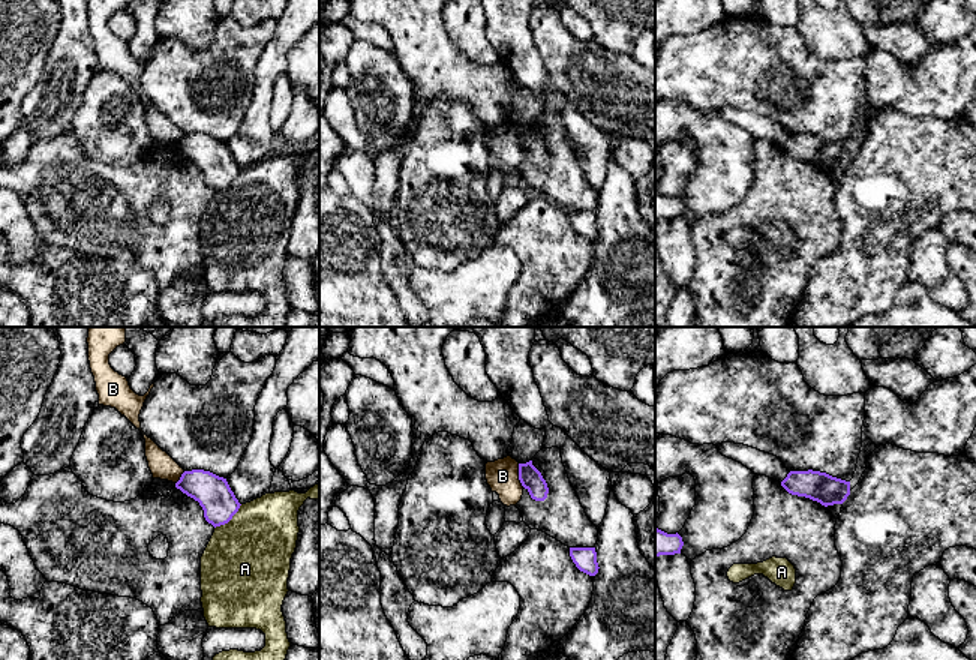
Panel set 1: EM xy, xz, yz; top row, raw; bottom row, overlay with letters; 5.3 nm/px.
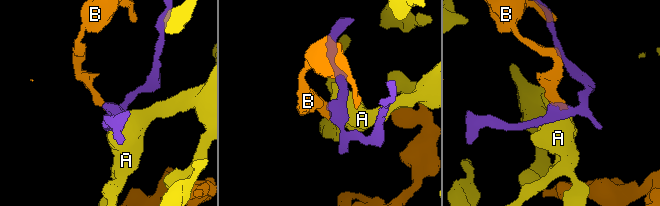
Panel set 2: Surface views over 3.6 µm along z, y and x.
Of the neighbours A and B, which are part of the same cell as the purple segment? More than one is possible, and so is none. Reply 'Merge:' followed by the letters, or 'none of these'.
Merge: none of these

